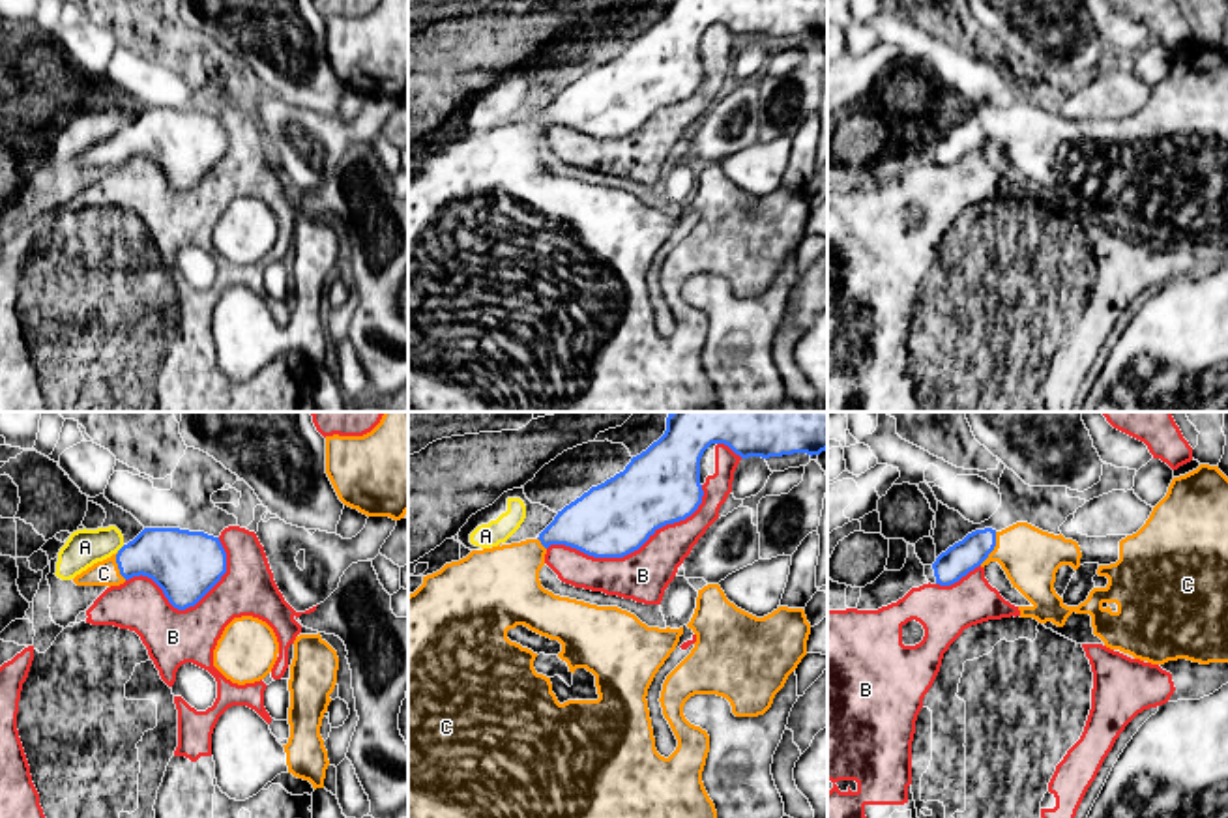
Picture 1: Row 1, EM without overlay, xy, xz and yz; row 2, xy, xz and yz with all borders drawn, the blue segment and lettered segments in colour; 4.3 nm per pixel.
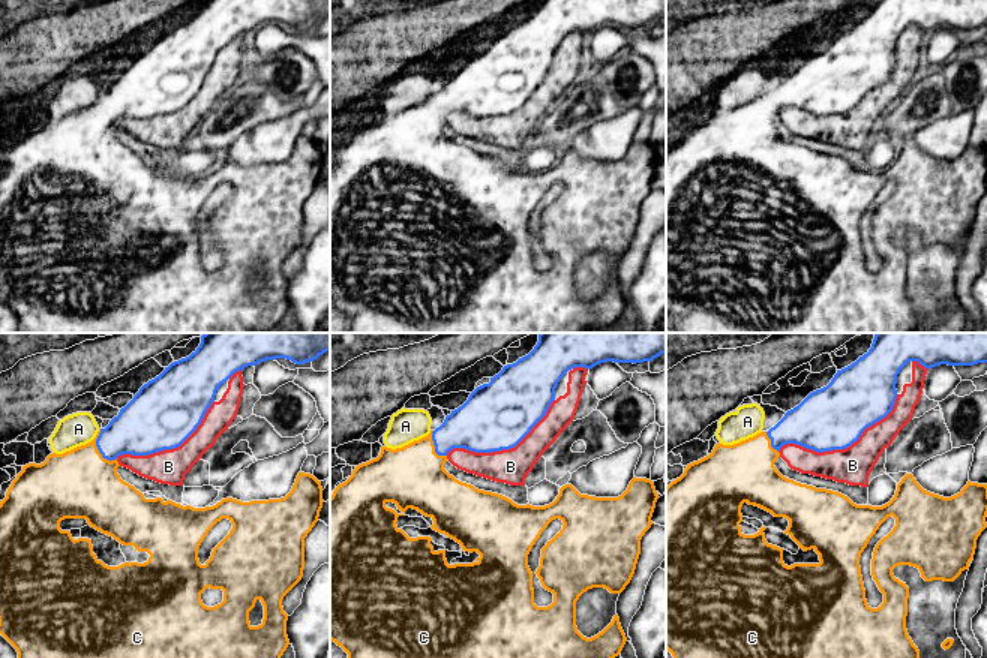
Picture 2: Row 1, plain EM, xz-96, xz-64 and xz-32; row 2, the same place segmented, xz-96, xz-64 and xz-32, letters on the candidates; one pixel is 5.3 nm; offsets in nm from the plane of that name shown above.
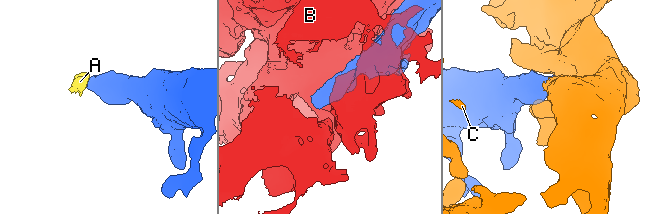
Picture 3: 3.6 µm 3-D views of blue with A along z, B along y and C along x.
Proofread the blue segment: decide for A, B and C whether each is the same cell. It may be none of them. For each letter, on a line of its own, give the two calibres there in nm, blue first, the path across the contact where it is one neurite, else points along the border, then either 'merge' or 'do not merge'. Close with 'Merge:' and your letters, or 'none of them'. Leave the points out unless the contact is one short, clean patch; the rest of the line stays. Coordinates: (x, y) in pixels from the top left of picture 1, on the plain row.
A: 280/160 nm | along xy (124, 126), (116, 131) | do not merge
B: 320/220 nm | do not merge
C: 140/260 nm | across yz (961, 139), (976, 130), (993, 130), (1021, 130), (1030, 137) | merge
Merge: C

